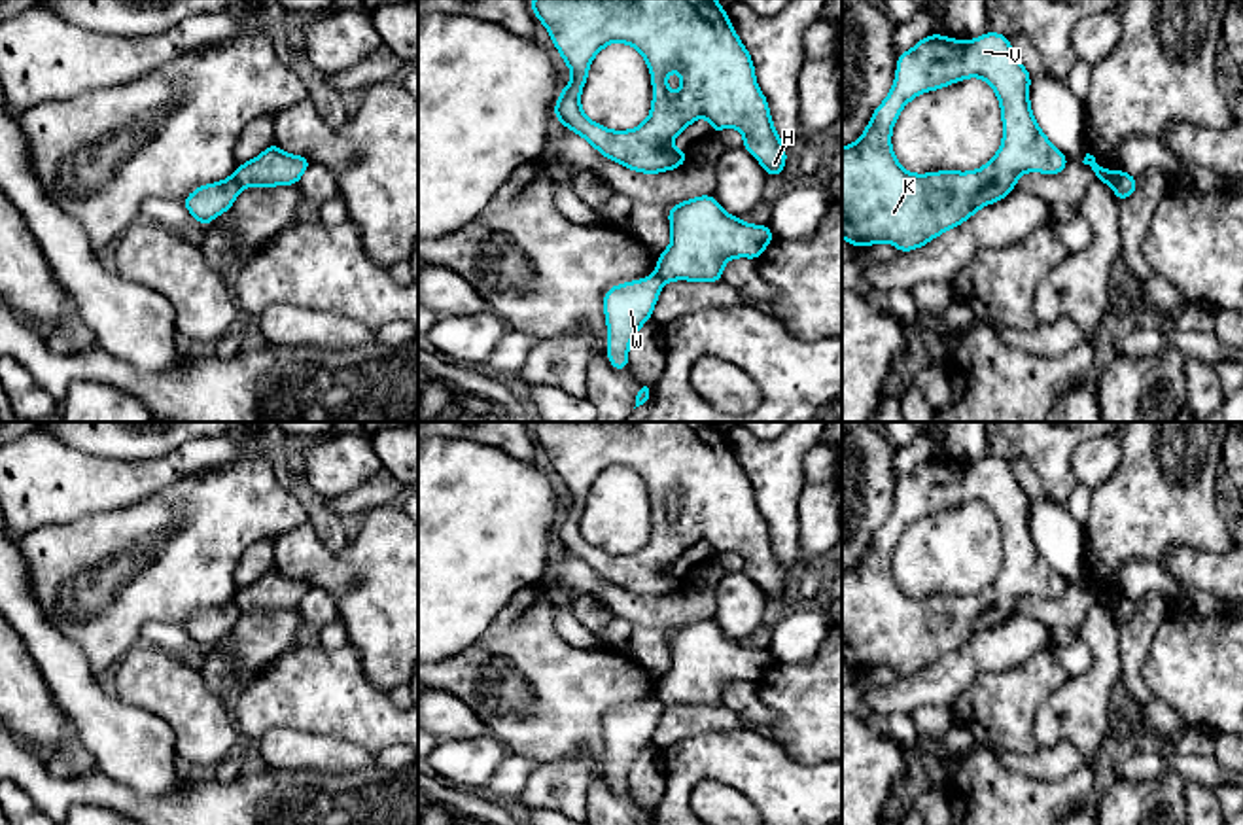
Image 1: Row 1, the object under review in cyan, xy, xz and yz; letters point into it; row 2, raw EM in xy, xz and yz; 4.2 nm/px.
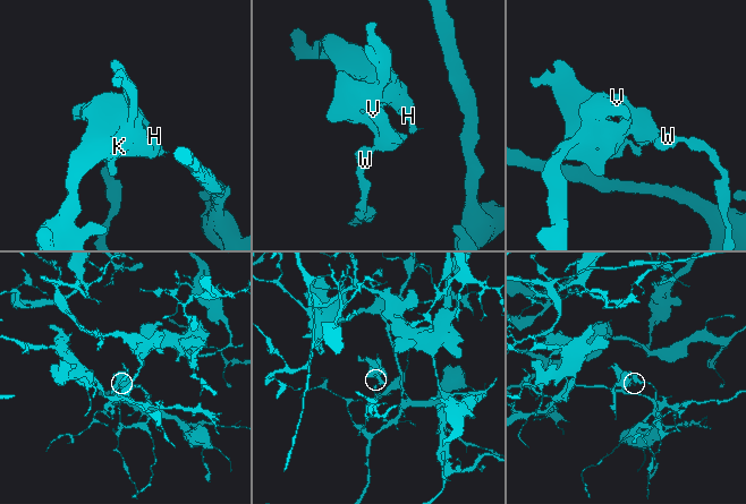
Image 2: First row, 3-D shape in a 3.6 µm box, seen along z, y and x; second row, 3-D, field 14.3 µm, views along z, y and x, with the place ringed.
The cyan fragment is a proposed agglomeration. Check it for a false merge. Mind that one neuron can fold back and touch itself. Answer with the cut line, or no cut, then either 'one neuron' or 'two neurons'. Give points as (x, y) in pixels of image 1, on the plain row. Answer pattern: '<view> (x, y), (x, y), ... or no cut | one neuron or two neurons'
yz (1124, 596), (1113, 612) | two neurons

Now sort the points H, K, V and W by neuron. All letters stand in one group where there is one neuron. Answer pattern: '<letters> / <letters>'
H K V / W

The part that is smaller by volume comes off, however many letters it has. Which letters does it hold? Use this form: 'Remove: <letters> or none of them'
Remove: H, K, V

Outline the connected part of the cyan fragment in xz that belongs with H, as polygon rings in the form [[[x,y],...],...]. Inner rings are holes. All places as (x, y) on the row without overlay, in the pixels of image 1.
[[[534,422],[530,431],[573,496],[554,528],[554,541],[609,585],[643,598],[674,594],[689,583],[683,573],[672,571],[674,562],[706,539],[713,558],[727,551],[738,553],[744,558],[744,573],[762,588],[768,600],[783,598],[785,570],[772,547],[768,524],[757,509],[751,479],[715,422]],[[615,465],[636,471],[651,496],[651,537],[632,554],[609,554],[590,545],[581,534],[581,515],[590,486]],[[672,492],[681,500],[681,513],[675,520],[670,518],[666,505]]]

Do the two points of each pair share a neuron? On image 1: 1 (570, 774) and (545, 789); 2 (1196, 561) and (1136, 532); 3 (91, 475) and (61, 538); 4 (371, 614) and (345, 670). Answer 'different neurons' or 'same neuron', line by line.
1: same neuron
2: different neurons
3: different neurons
4: different neurons

